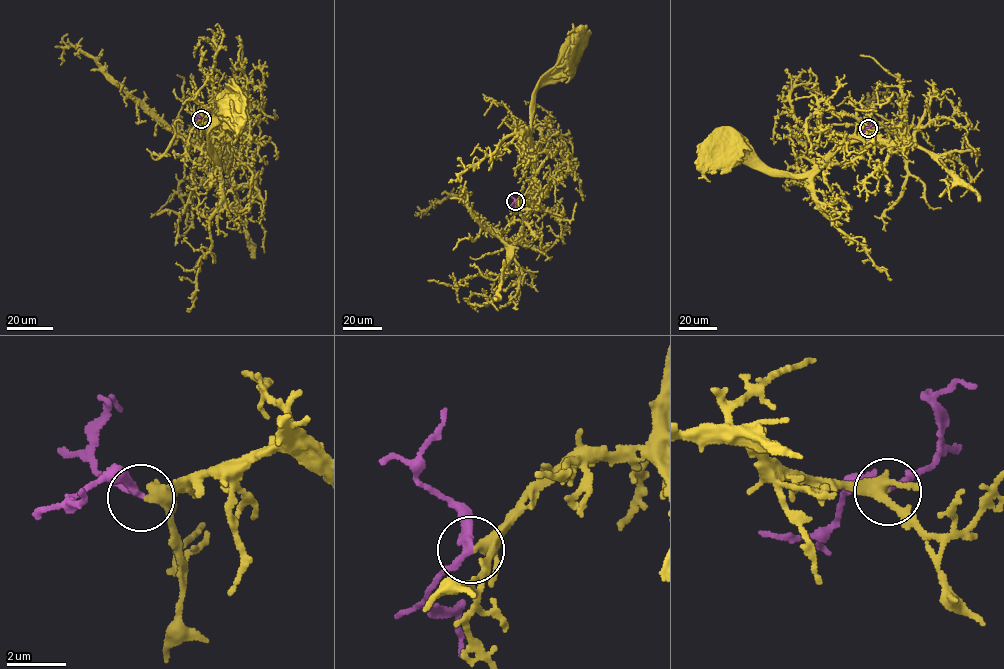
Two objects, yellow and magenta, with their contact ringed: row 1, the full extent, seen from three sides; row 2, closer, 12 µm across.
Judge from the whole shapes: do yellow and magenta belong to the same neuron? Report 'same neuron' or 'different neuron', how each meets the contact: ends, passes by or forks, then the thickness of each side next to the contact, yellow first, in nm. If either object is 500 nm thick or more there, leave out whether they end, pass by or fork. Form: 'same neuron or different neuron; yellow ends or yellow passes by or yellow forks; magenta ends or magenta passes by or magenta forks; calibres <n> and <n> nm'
same neuron; yellow forks; magenta passes by; calibres 280 and 240 nm

